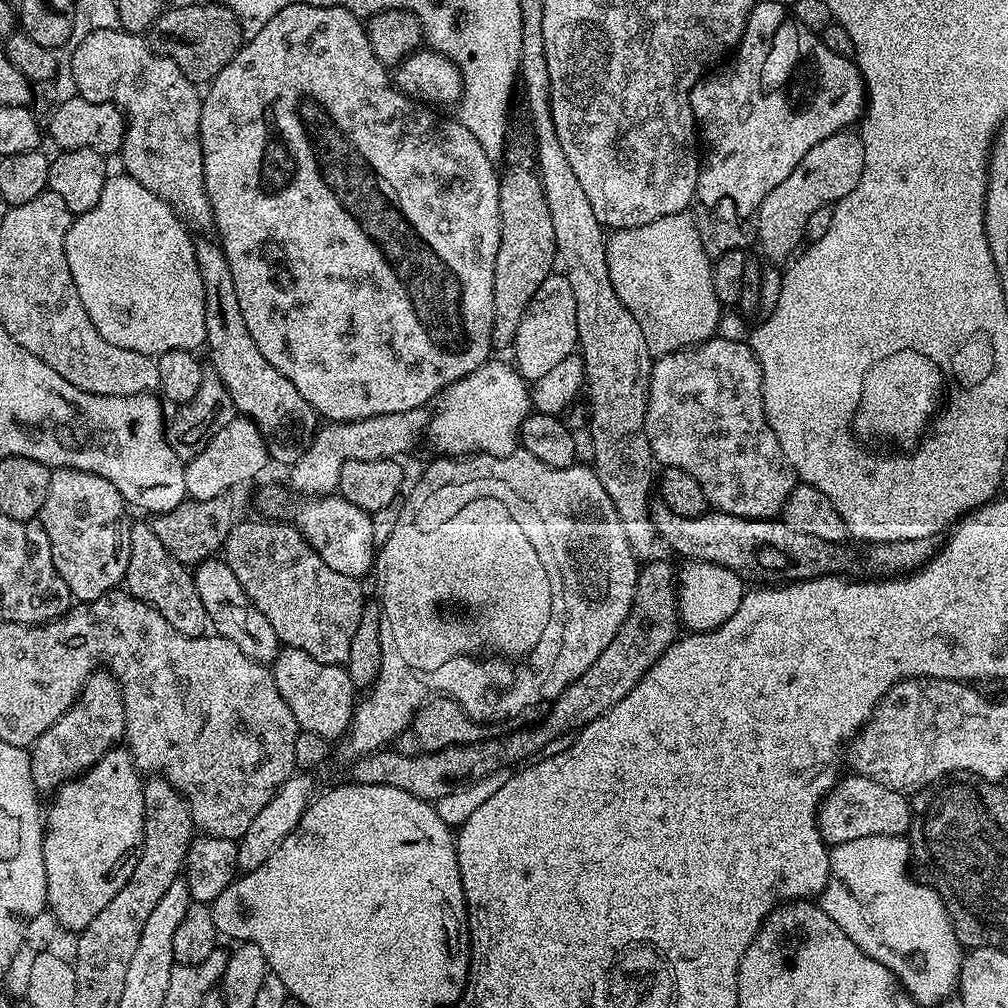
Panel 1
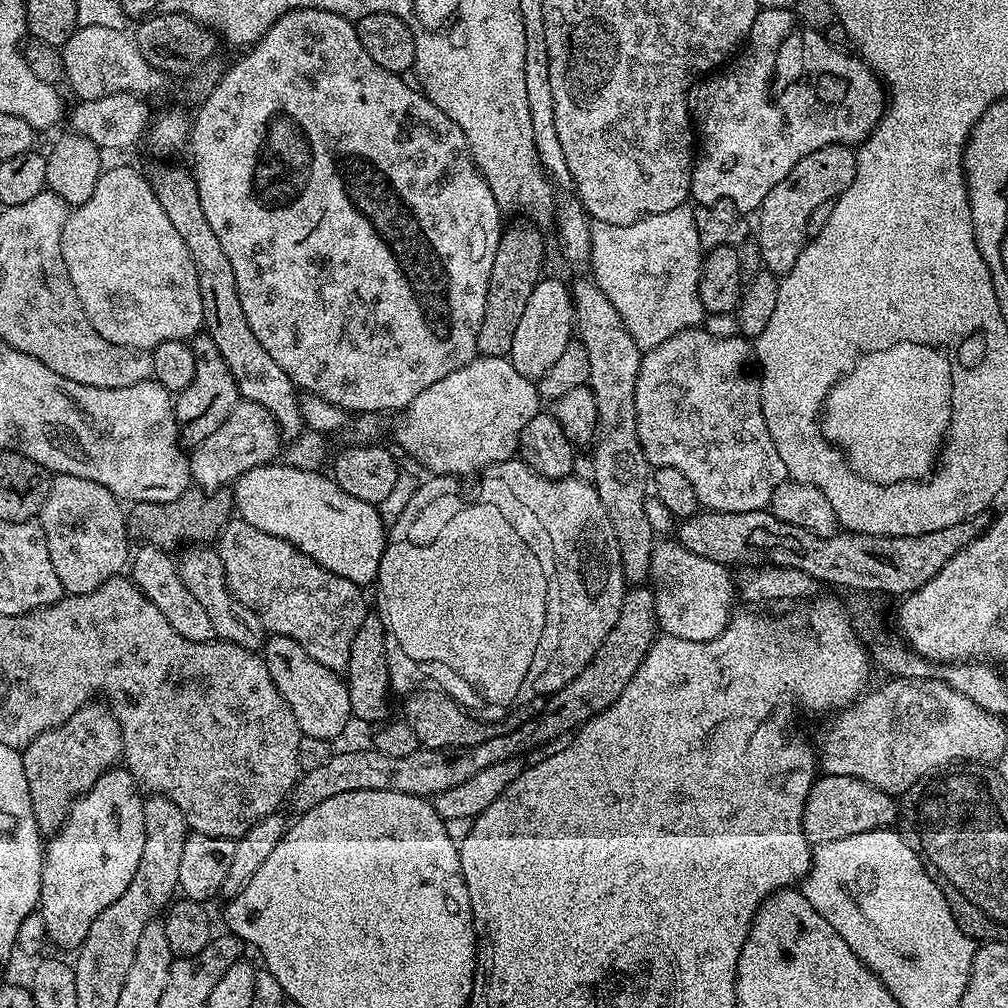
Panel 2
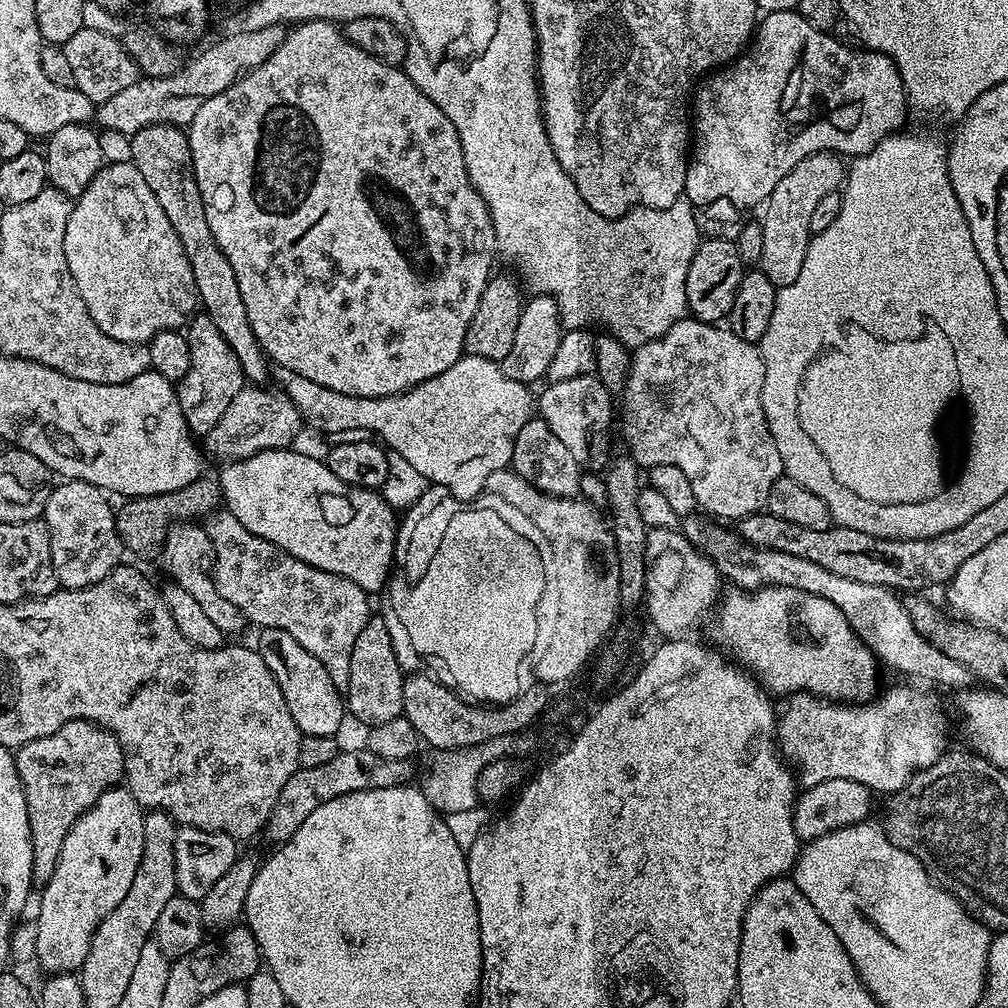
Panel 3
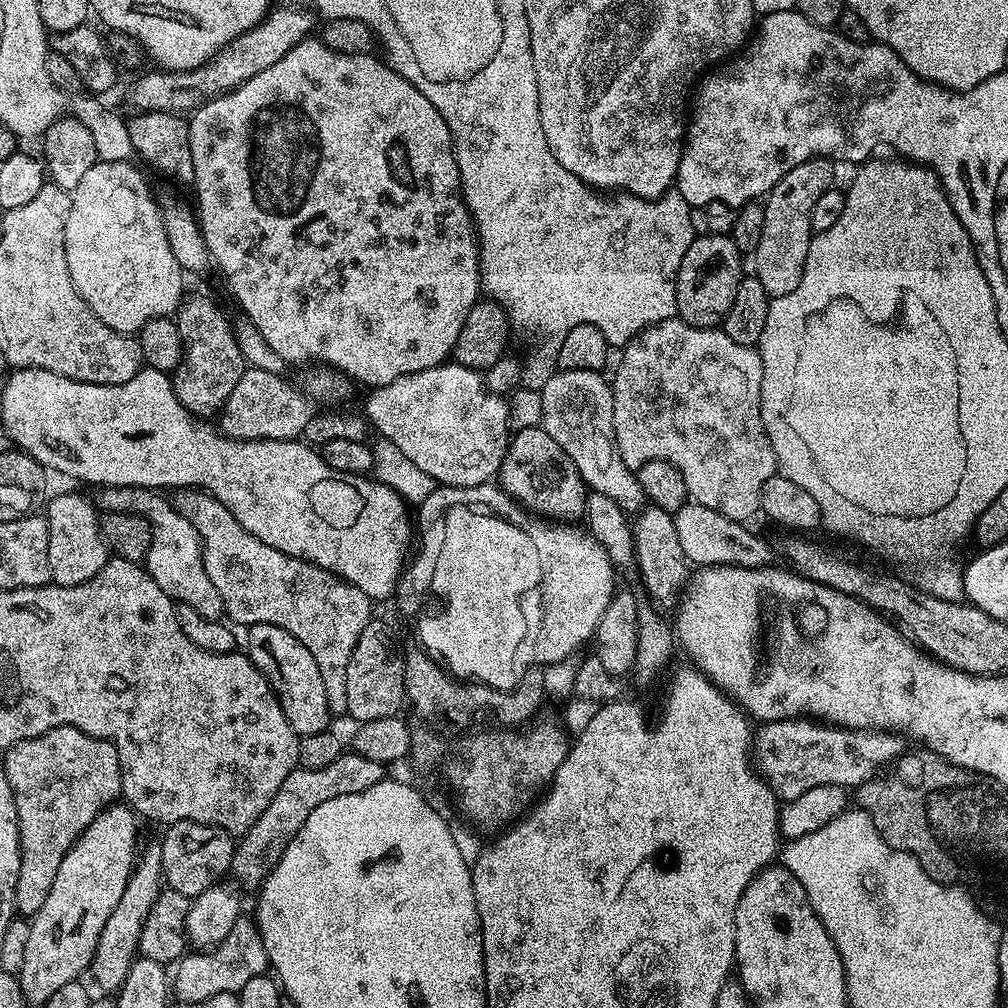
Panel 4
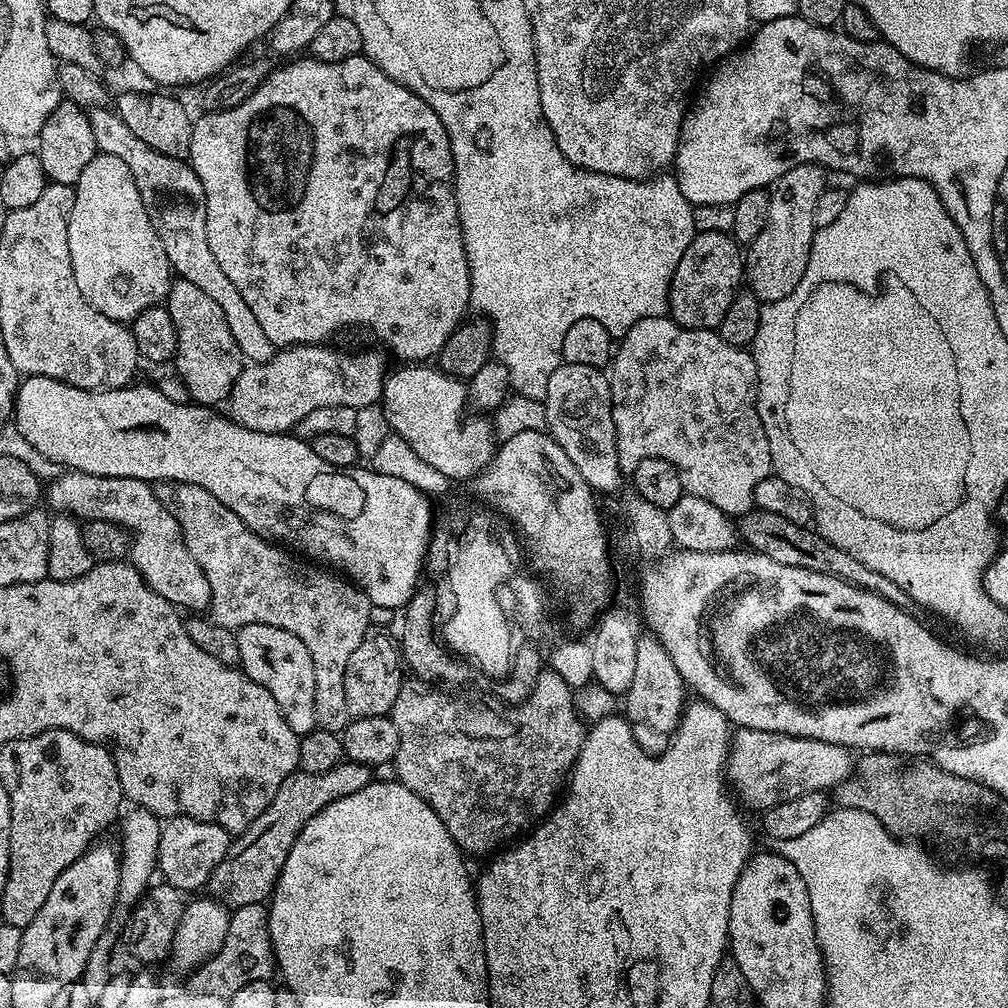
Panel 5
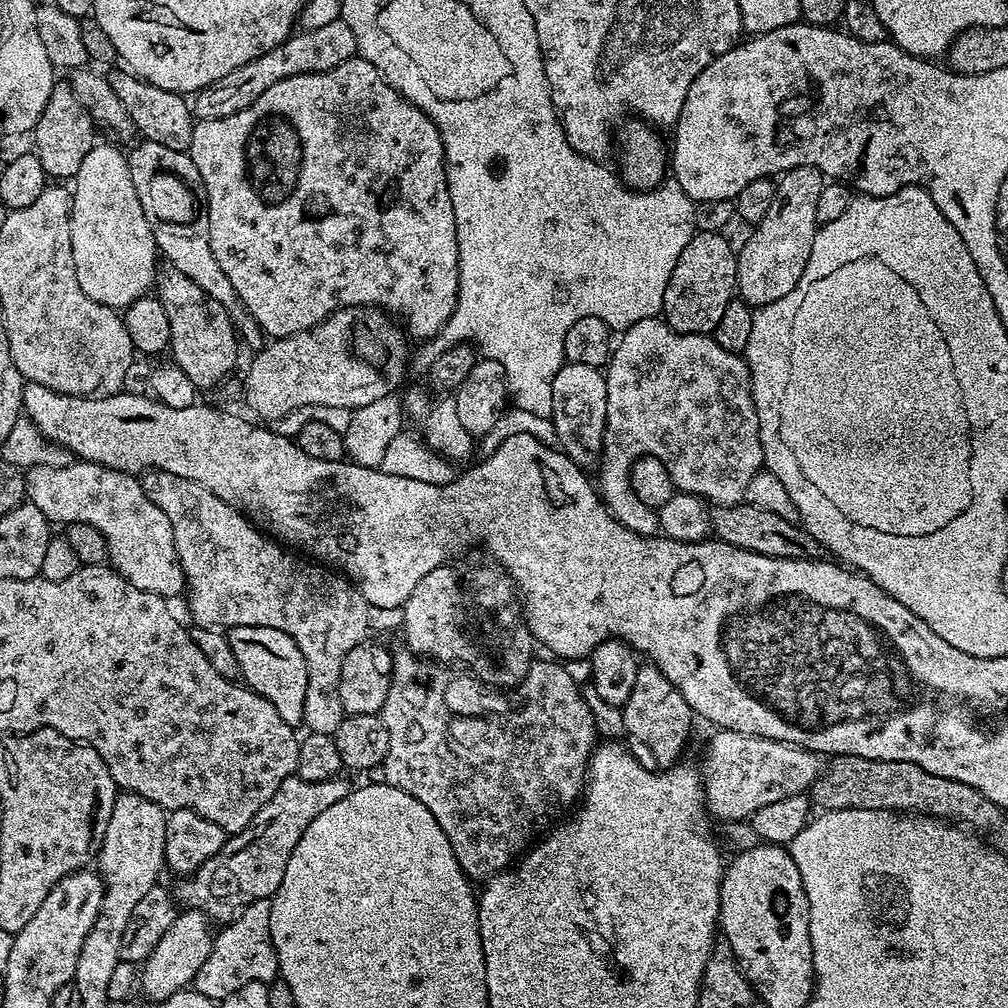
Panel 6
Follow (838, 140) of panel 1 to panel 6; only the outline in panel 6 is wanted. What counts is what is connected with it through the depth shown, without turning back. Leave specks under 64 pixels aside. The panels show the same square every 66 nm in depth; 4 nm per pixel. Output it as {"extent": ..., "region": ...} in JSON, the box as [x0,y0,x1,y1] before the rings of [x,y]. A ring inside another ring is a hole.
{"extent":[736,166,826,309],"region":[[[810,166],[792,168],[783,173],[770,202],[770,210],[766,210],[760,223],[749,231],[752,233],[748,241],[739,245],[736,288],[739,299],[753,309],[778,302],[778,298],[786,298],[786,294],[798,286],[798,278],[802,278],[802,270],[806,270],[806,262],[810,262],[810,250],[814,246],[814,234],[818,227],[818,194],[822,194],[825,183],[826,177]]]}

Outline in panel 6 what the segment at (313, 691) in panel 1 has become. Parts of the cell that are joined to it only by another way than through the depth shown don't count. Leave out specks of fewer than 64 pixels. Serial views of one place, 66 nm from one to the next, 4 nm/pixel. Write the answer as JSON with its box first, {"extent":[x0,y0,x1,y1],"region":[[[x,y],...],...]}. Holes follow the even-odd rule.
{"extent":[226,626,306,726],"region":[[[238,626],[237,628],[227,629],[226,635],[230,642],[230,650],[234,650],[234,658],[238,658],[238,666],[243,683],[252,691],[258,693],[262,698],[266,698],[270,702],[270,706],[274,706],[274,710],[278,710],[278,714],[282,714],[282,722],[293,726],[303,725],[304,722],[304,703],[306,702],[306,658],[302,658],[302,650],[298,650],[298,642],[294,642],[294,638],[290,638],[290,634],[286,634],[282,630],[274,630],[270,626]]]}

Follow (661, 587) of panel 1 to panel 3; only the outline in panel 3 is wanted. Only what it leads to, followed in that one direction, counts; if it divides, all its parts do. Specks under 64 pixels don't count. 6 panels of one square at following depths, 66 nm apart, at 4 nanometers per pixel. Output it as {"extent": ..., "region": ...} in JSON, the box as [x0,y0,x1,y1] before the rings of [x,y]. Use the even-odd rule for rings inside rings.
{"extent":[266,746,412,846],"region":[[[367,746],[342,750],[330,762],[322,766],[297,768],[296,773],[282,786],[282,794],[278,794],[278,802],[274,802],[274,810],[266,825],[266,836],[273,840],[273,845],[279,846],[291,838],[294,830],[318,810],[322,802],[330,798],[338,798],[342,794],[354,794],[362,790],[375,788],[399,788],[407,785],[412,776],[412,760],[398,758],[378,758]]]}

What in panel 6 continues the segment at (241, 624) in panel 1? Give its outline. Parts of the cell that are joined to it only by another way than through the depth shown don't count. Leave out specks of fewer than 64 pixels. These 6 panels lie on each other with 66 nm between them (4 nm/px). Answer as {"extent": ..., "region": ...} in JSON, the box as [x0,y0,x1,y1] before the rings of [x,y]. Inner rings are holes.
{"extent":[27,462,185,598],"region":[[[75,462],[68,466],[34,465],[27,469],[27,499],[53,525],[86,523],[96,528],[108,546],[107,563],[130,586],[173,598],[185,589],[184,571],[176,557],[170,518],[150,498],[133,473],[119,472],[101,464]]]}

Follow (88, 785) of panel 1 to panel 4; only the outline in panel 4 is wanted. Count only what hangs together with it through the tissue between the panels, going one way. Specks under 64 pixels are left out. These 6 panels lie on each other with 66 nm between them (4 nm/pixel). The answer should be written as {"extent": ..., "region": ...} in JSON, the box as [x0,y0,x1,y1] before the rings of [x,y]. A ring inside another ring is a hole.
{"extent":[18,802,138,1006],"region":[[[117,802],[96,815],[66,858],[62,858],[46,902],[31,917],[26,958],[22,958],[18,973],[20,989],[29,1005],[42,1006],[62,986],[77,983],[80,975],[91,969],[102,926],[114,914],[114,906],[118,906],[118,898],[122,898],[122,890],[126,890],[126,882],[138,859],[136,823],[136,813],[127,804]]]}

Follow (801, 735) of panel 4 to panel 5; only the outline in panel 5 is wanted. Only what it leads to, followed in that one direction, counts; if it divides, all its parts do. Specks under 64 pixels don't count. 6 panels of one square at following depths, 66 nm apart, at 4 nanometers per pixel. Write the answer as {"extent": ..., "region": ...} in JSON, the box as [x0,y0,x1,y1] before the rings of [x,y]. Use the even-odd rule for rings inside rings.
{"extent":[726,728,853,810],"region":[[[741,728],[730,740],[726,776],[728,780],[732,779],[732,788],[740,795],[741,805],[749,804],[752,808],[767,810],[775,804],[790,802],[790,798],[798,798],[807,792],[833,789],[853,775],[852,756],[849,749],[830,742]]]}

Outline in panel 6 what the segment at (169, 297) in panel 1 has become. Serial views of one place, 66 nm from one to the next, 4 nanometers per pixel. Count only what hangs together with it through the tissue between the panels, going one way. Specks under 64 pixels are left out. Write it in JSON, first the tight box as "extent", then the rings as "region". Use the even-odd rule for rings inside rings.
{"extent":[70,144,158,310],"region":[[[93,144],[90,154],[82,158],[82,166],[78,166],[74,184],[76,188],[71,189],[70,238],[78,286],[82,286],[82,294],[86,294],[86,298],[102,302],[102,306],[110,306],[117,310],[129,308],[136,299],[153,287],[158,271],[158,249],[154,242],[154,233],[150,230],[150,222],[146,222],[142,202],[138,202],[138,190],[134,190],[134,182],[130,182],[127,155],[123,151],[120,153],[110,144]]]}

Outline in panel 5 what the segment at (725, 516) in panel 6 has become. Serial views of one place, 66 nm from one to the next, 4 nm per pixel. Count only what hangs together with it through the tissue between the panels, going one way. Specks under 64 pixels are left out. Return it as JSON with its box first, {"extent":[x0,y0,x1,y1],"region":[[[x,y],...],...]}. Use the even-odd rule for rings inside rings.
{"extent":[738,510,909,606],"region":[[[759,510],[745,512],[738,520],[738,536],[741,541],[745,540],[748,543],[745,545],[751,551],[774,558],[774,562],[837,576],[846,582],[857,584],[859,588],[868,588],[871,592],[877,592],[892,604],[904,606],[909,603],[908,596],[901,588],[894,586],[894,582],[882,578],[876,570],[870,570],[870,566],[862,566],[862,562],[850,558],[850,554],[846,554],[844,550],[838,550],[838,546],[826,542],[826,538],[822,538],[815,527],[795,524],[790,522],[790,518],[782,518],[782,514],[770,514]]]}

